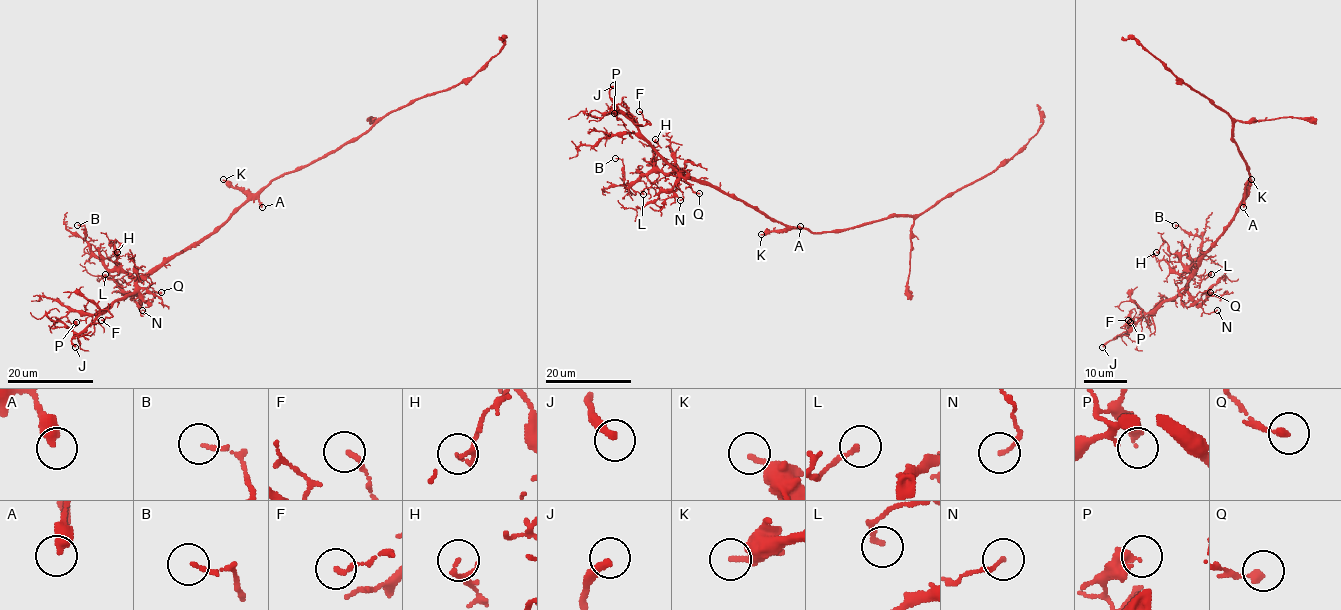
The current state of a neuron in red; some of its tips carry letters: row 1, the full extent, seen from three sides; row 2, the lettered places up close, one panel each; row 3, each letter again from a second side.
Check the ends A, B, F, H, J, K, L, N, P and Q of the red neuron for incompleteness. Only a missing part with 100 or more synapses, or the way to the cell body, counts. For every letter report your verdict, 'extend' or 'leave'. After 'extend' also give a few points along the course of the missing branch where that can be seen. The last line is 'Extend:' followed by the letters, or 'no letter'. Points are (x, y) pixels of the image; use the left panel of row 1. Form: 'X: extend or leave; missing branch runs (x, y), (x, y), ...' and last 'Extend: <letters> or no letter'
A: leave
B: leave
F: leave
H: leave
J: extend
K: leave
L: leave
N: leave
P: leave
Q: leave
Extend: J

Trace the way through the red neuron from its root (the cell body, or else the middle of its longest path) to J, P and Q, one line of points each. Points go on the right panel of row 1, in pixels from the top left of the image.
J: (1246, 185), (1237, 213), (1202, 255), (1187, 287), (1147, 312), (1124, 335), (1102, 347)
P: (1246, 185), (1237, 213), (1202, 255), (1187, 287), (1147, 312), (1127, 333), (1125, 326), (1130, 322)
Q: (1246, 185), (1237, 213), (1202, 255), (1188, 283), (1188, 293), (1192, 297), (1200, 292), (1210, 292)

